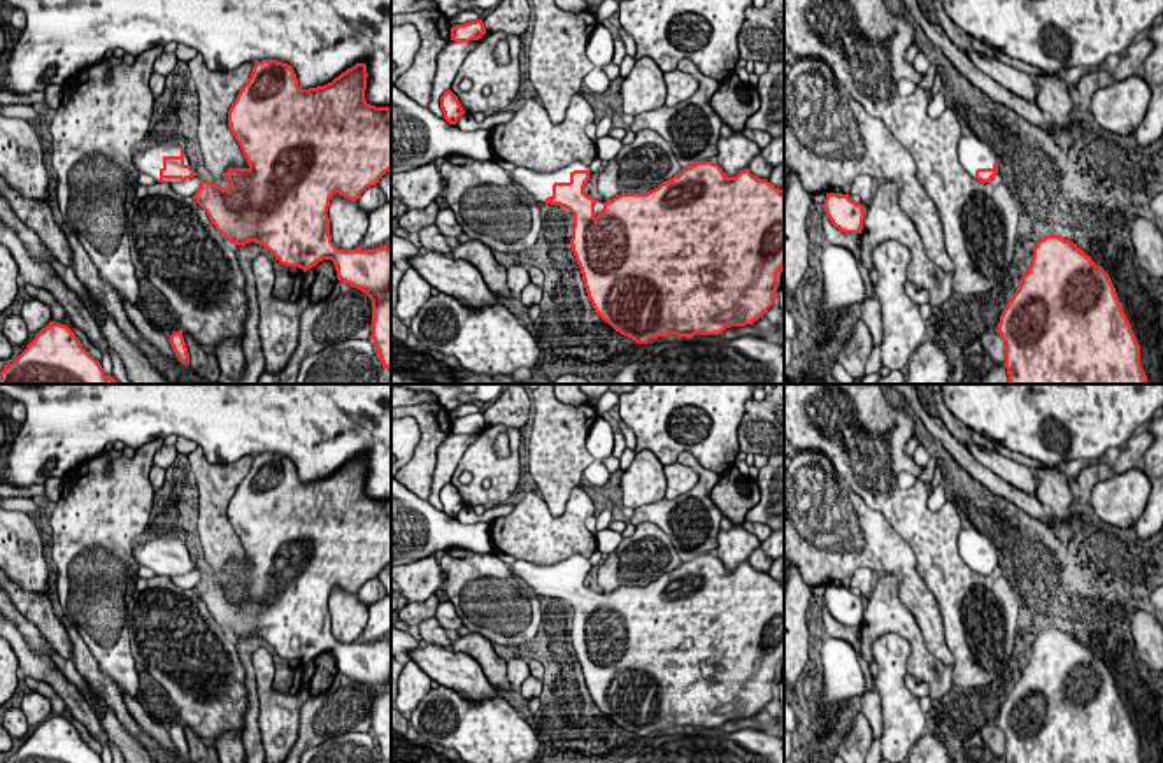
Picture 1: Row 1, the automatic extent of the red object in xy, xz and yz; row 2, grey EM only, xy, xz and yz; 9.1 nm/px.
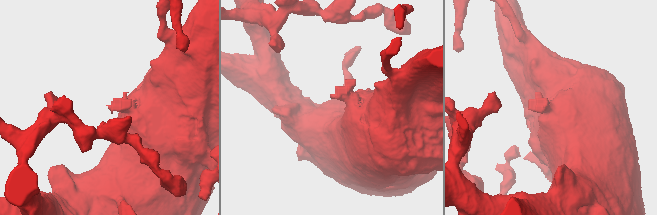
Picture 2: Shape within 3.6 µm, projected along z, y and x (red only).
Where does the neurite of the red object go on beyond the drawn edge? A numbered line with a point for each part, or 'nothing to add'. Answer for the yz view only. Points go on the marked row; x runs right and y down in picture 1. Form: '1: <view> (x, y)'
1: yz (974, 153)

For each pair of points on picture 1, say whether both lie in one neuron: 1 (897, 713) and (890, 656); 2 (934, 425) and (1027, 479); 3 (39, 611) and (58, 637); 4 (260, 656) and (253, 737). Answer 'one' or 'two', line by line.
1: one
2: two
3: one
4: two

